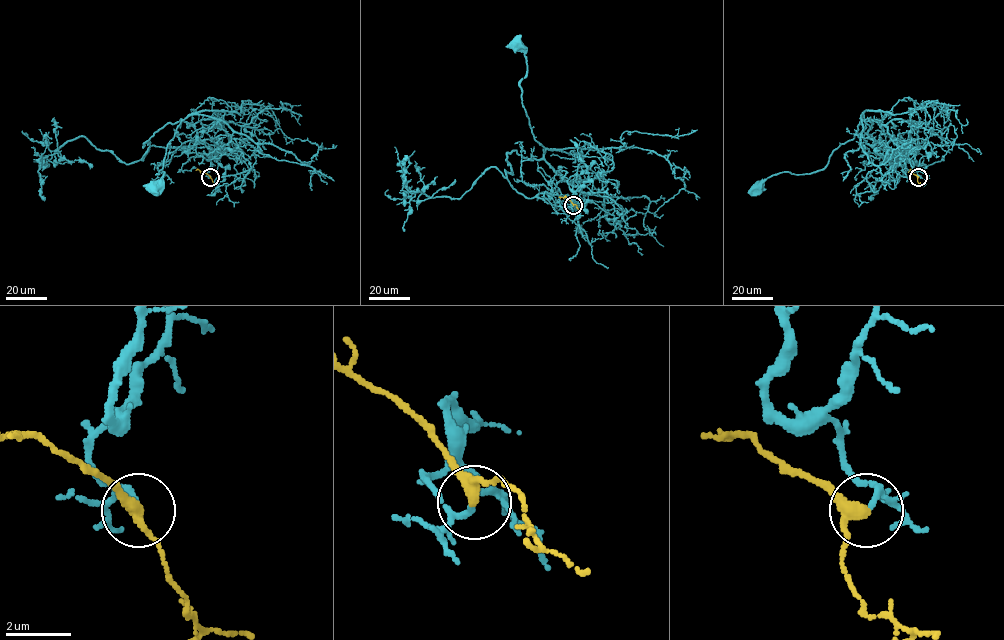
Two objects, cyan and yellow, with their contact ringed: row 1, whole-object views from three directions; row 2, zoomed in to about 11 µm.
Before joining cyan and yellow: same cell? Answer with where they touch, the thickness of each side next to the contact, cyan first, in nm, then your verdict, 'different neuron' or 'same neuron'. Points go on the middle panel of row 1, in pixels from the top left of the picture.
at (573, 205); 140 nm thick on the cyan side, 320 nm on the other; same neuron

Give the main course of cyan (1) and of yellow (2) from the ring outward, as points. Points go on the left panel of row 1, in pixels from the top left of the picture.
1: (210, 177), (207, 173), (210, 166), (209, 148), (196, 129), (181, 119), (156, 174), (164, 174), (154, 186)
2: (210, 177), (196, 170)

